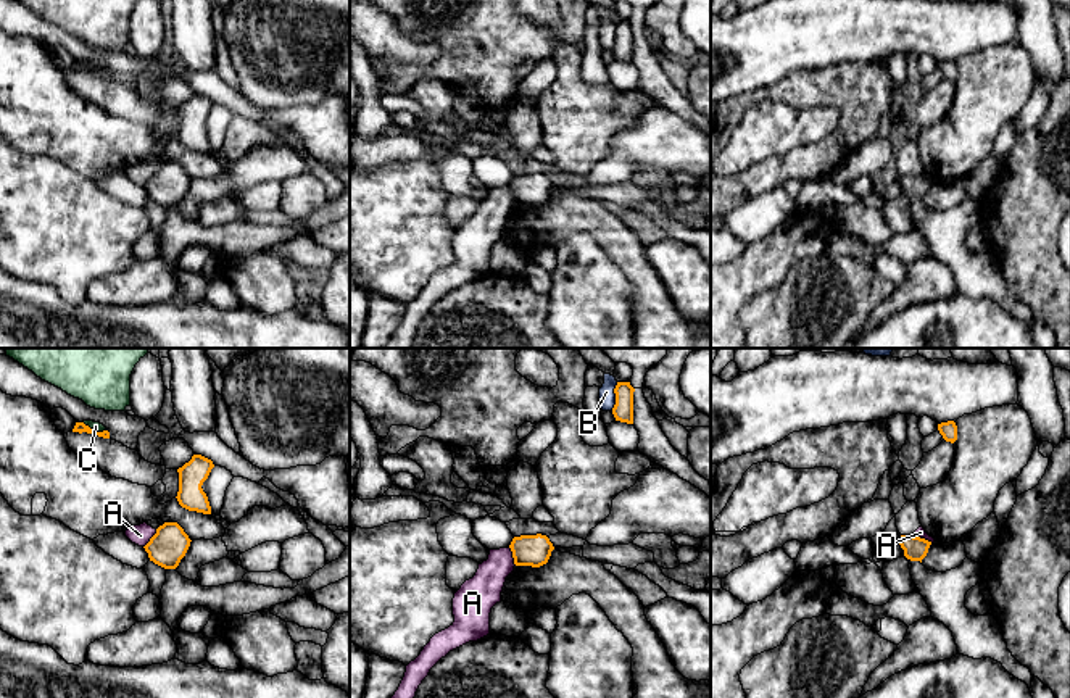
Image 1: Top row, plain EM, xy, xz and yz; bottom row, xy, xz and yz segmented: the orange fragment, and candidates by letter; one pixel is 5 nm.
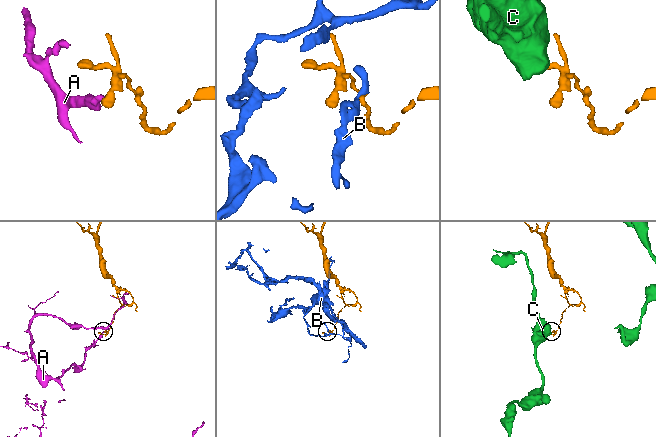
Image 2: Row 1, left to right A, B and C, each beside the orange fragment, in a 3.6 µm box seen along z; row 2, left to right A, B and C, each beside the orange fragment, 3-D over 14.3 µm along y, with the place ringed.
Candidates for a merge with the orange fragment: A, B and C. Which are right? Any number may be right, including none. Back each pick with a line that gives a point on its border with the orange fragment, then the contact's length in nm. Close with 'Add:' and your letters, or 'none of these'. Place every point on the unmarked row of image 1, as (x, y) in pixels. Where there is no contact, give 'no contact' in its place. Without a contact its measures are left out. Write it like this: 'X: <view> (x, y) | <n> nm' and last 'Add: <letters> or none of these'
Add: none of these

